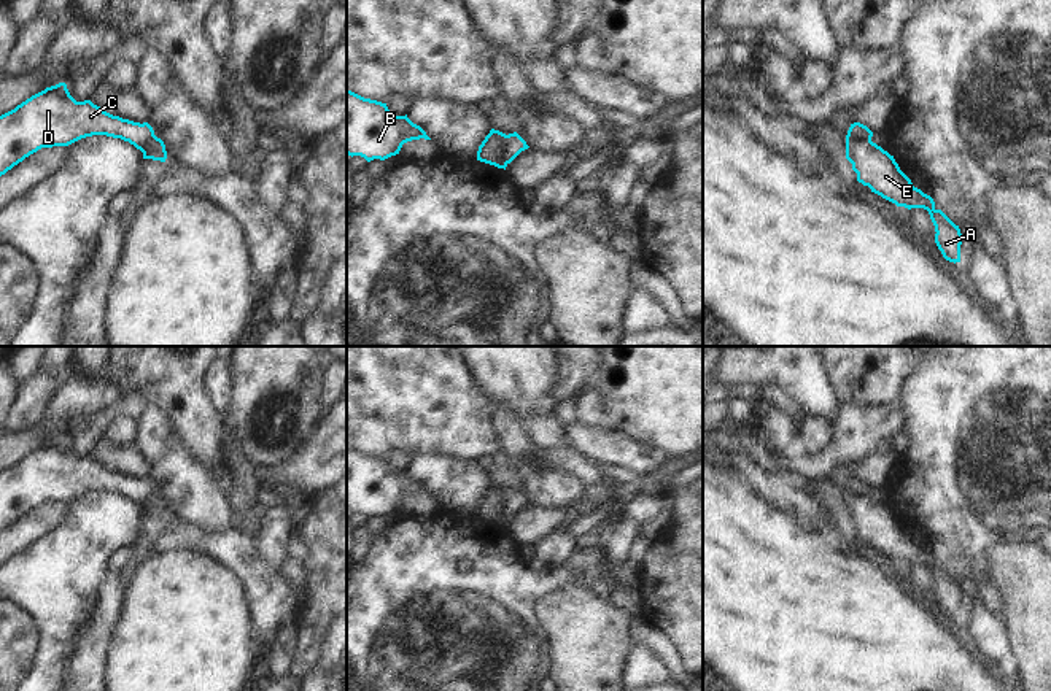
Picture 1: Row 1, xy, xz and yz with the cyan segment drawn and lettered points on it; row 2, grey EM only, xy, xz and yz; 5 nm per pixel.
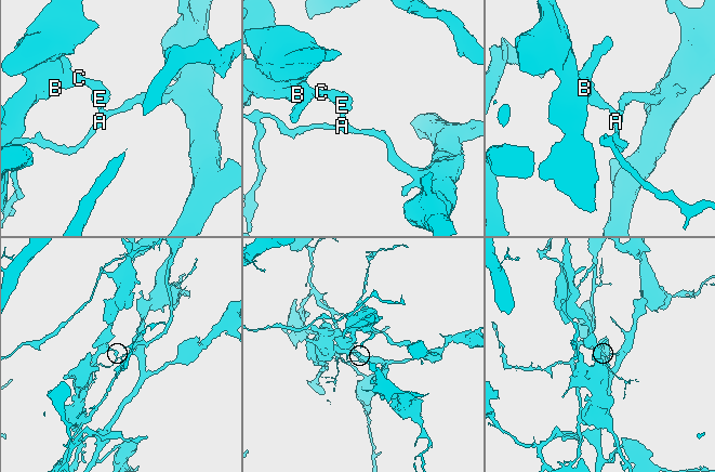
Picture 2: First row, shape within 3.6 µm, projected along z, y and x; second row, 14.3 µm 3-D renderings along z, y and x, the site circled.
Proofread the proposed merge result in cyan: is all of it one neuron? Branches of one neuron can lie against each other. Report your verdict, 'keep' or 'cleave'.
cleave

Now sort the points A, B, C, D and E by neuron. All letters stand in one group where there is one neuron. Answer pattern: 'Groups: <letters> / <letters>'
Groups: A E / B C D.

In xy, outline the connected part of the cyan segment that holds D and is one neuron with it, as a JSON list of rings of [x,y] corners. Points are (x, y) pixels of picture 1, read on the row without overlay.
[[[65,438],[46,443],[0,472],[0,532],[41,504],[107,491],[145,507],[156,494],[148,478],[113,472],[91,456],[76,457]]]

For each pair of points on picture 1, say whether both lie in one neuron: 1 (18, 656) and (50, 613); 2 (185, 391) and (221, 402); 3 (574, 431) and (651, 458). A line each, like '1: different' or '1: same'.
1: same
2: different
3: same

